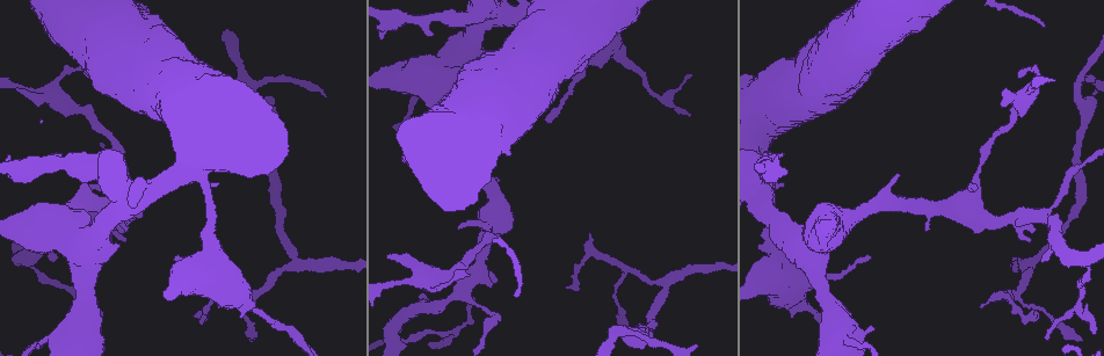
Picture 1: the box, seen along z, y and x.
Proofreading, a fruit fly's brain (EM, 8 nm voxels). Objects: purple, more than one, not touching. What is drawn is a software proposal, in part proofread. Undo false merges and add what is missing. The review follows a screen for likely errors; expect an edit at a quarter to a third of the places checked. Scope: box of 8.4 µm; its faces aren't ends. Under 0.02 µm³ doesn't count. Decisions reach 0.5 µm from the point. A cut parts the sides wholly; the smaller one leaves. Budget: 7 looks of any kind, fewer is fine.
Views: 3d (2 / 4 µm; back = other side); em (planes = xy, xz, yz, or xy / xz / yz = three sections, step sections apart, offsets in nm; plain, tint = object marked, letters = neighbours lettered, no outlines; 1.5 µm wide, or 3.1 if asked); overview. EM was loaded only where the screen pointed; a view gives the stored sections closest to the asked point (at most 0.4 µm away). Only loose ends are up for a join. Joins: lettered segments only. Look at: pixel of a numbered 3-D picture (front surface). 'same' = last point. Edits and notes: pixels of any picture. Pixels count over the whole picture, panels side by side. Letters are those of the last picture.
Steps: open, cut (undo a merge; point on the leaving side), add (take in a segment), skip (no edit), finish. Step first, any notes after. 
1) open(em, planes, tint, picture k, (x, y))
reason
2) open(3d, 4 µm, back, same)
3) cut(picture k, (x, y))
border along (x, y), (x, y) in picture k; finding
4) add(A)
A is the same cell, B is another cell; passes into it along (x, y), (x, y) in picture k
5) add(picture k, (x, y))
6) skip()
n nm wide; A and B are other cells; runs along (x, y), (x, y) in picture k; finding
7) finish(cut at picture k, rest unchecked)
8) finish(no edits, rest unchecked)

open(em, planes, tint, picture 1, (665, 97))

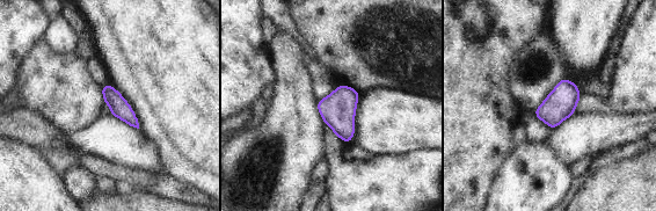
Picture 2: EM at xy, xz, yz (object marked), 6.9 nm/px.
open(em, planes, letters, same)
what lies round it

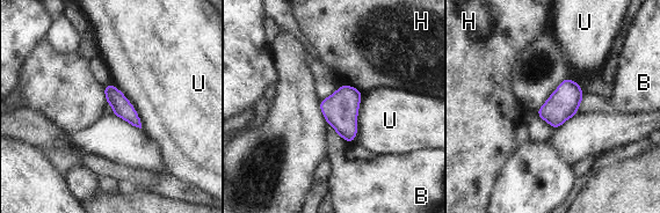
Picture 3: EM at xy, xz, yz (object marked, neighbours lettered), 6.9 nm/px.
skip()
B, H and U are other cells; border along (363, 94), (357, 134), (350, 142) in picture 3; one neuron here

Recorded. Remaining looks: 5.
open(em, planes, letters, picture 1, (1048, 337))
free end

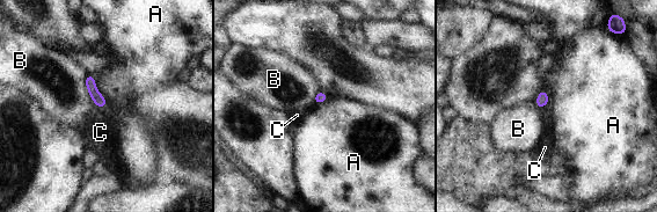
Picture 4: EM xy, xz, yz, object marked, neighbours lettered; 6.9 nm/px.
skip()
A, B and C are other cells; border along (94, 77), (96, 89), (108, 104) in picture 4; no lettered segment goes on from it

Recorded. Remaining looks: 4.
open(em, xz, step 8, letters, picture 1, (197, 314))

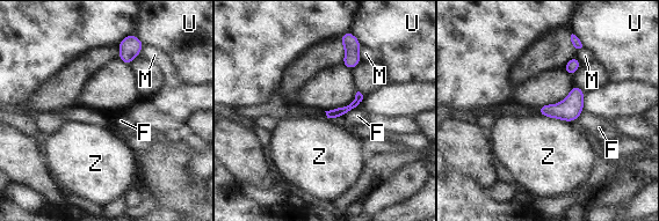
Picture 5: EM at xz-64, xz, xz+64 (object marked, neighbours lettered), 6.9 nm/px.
skip()
F, M, U and Z are other cells; runs along (360, 96), (349, 108), (328, 113) in picture 5; no lettered segment goes on from it

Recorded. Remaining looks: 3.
finish(no edits, rest unchecked)

